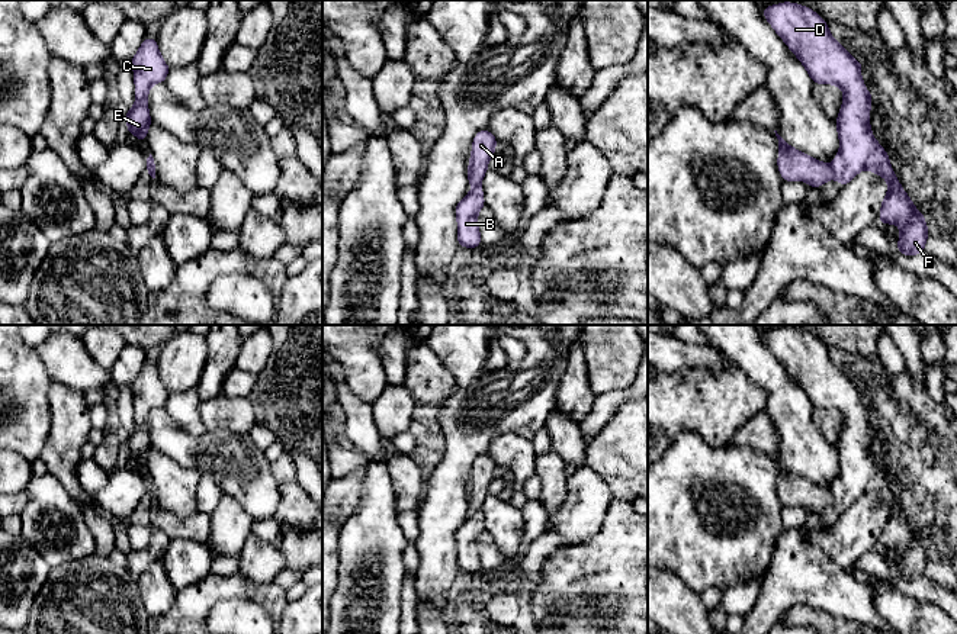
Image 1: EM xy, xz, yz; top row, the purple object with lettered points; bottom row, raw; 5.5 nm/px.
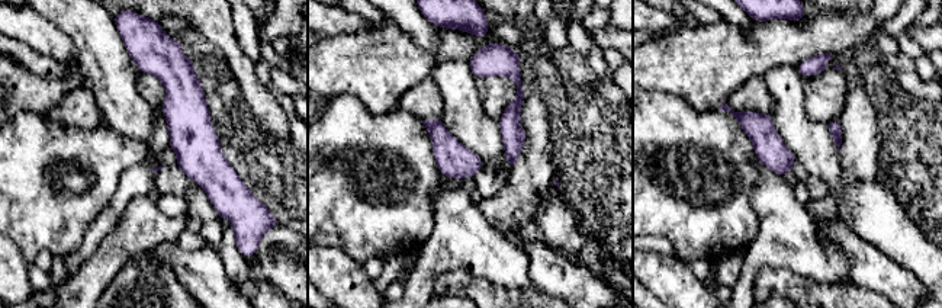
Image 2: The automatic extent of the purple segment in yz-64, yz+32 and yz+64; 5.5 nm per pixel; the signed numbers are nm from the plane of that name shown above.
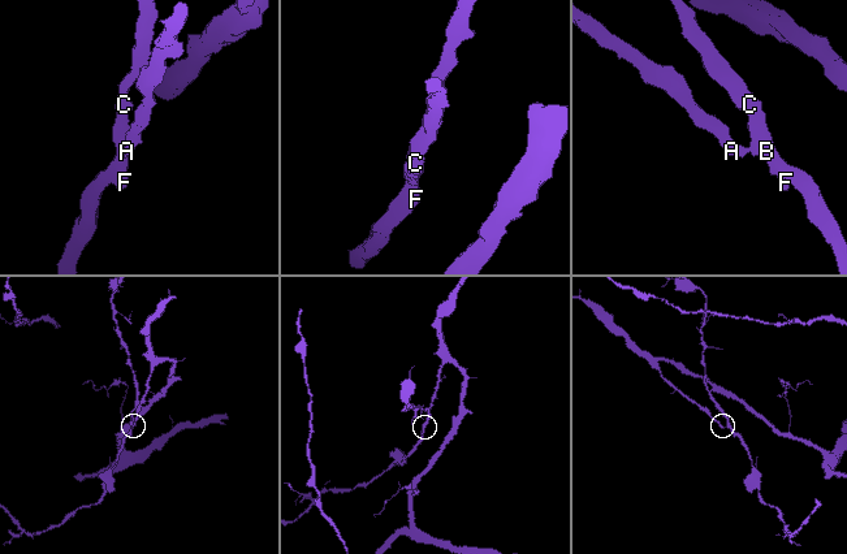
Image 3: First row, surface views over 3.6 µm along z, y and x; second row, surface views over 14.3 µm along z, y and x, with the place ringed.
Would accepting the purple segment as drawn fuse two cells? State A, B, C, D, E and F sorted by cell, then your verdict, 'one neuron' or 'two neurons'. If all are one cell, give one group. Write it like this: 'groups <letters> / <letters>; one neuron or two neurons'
groups A B C D E F; one neuron

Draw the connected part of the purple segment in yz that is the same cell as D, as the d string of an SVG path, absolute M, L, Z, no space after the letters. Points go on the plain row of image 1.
M797 328L762 332L767 347L805 390L815 409L834 409L844 416L835 447L839 476L834 487L825 489L793 472L778 458L777 490L783 506L802 505L819 514L835 503L848 509L860 496L870 495L887 505L887 519L880 532L880 548L900 553L896 575L908 582L925 576L928 553L924 540L902 514L889 480L871 458L870 434L873 419L861 403L863 389L832 363L828 347L812 334Z

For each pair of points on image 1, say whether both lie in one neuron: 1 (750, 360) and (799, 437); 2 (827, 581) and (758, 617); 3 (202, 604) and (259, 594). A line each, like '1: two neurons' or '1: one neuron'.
1: one neuron
2: one neuron
3: one neuron

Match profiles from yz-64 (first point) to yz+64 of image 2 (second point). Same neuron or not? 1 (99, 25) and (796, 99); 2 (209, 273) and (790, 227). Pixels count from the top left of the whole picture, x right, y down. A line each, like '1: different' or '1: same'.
1: same
2: same

